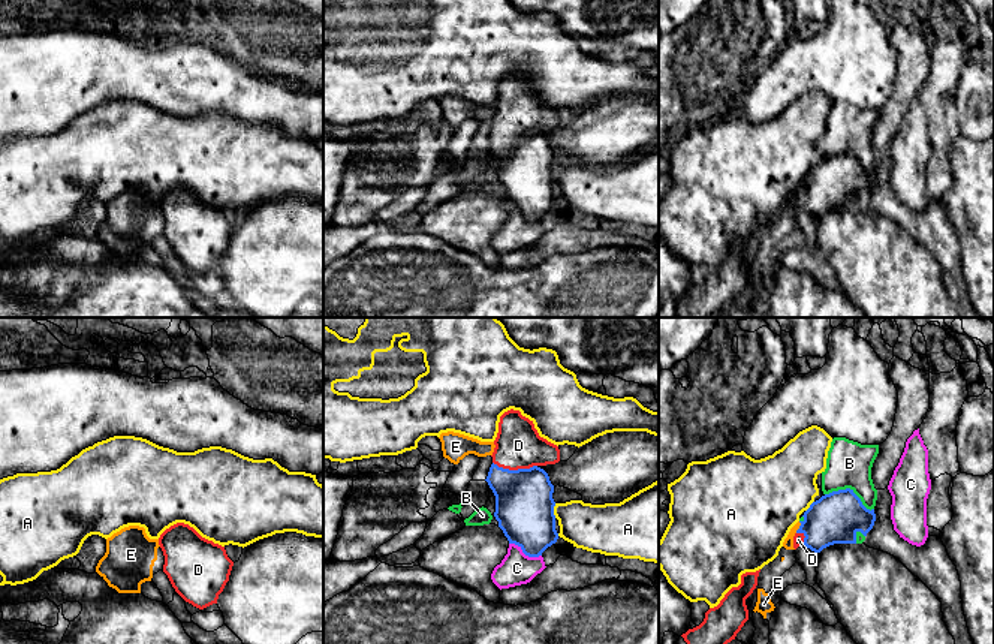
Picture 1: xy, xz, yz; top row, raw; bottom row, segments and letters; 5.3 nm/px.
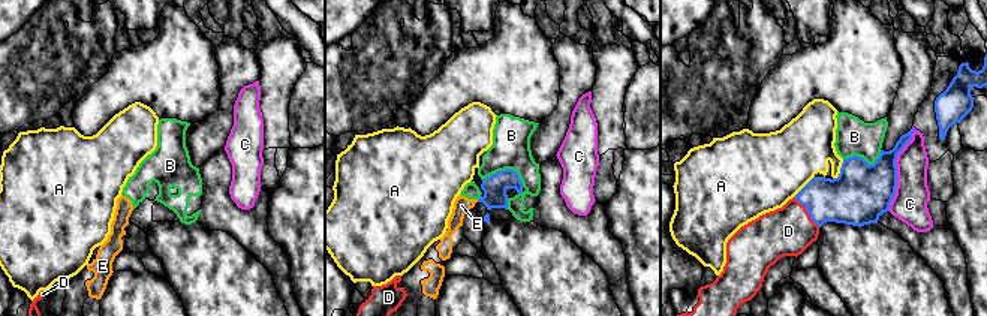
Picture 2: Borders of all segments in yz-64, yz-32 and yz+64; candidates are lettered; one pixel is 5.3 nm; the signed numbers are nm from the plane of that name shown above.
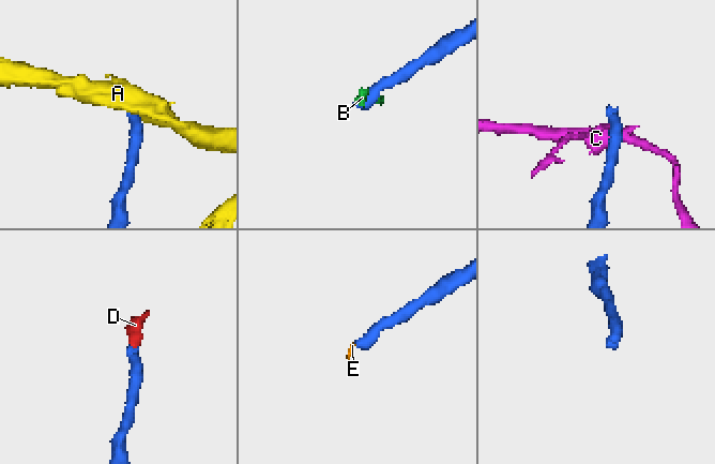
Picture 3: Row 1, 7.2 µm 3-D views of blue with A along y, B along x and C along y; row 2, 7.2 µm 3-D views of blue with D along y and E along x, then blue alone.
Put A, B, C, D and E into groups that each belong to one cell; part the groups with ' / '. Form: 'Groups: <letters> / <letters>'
Groups: A / B E / C / D

